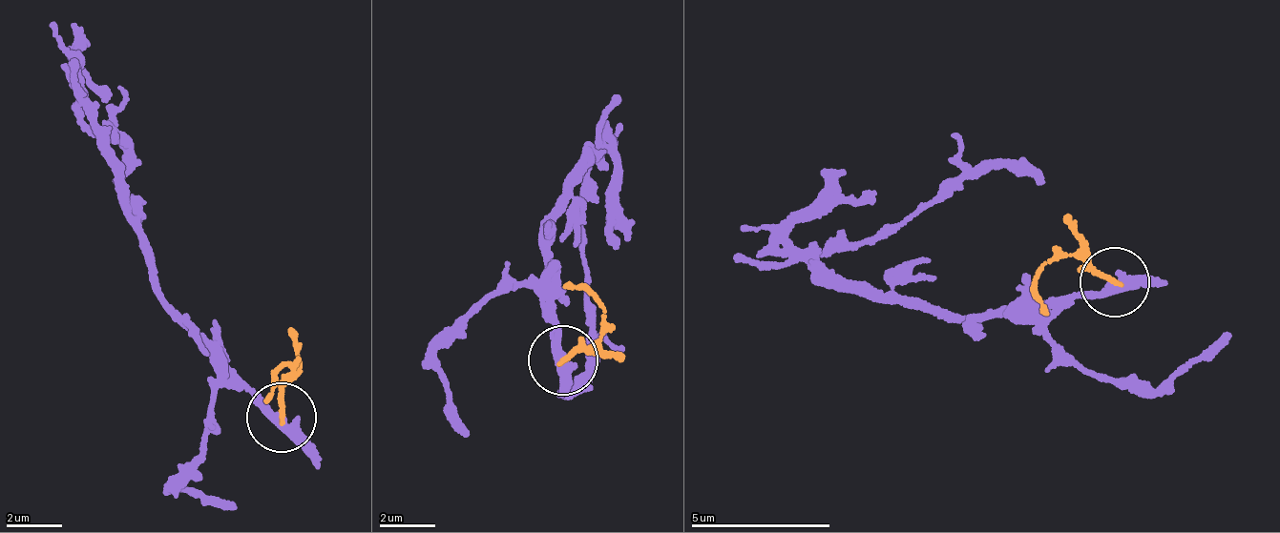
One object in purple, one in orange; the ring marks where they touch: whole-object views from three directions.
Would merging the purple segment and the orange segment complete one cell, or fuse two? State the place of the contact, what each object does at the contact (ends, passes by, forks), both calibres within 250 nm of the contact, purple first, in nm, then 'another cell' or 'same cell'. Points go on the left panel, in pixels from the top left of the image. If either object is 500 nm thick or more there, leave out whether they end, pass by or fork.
(282, 417) | purple passes by | orange ends | 320/180 nm | another cell

